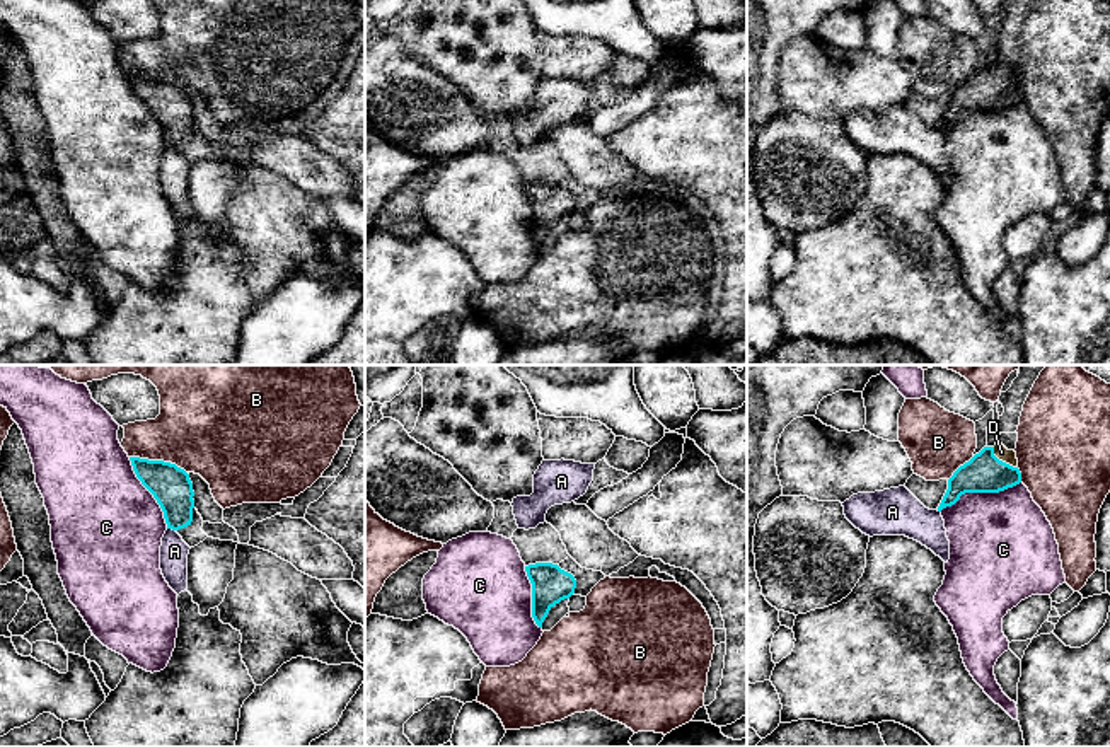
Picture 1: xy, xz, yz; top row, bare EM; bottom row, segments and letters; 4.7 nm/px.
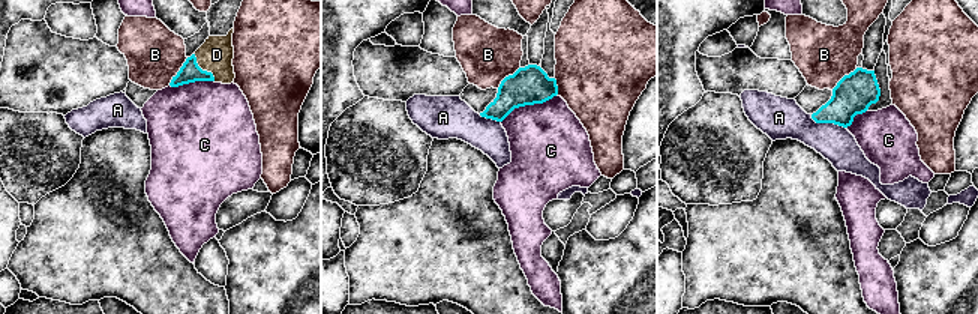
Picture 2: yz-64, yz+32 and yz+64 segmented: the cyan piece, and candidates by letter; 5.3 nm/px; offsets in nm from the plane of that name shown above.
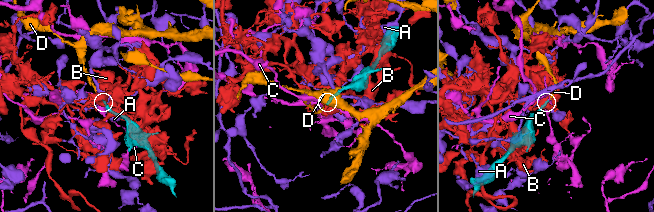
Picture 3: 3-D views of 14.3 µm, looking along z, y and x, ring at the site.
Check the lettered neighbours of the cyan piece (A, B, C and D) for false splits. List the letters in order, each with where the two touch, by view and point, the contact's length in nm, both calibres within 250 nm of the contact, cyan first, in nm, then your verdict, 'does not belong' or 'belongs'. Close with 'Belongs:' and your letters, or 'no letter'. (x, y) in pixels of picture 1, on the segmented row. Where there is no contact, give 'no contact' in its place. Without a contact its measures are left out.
A: xy (171, 527) | 40 nm | 190/130 nm | does not belong
B: xy (159, 461) | 280 nm | 190/420 nm | does not belong
C: yz (979, 492) | 400 nm | 190/460 nm | does not belong
D: yz (1001, 461) | 160 nm | 190/70 nm | belongs
Belongs: D

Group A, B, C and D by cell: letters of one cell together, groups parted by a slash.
A / B / C / D

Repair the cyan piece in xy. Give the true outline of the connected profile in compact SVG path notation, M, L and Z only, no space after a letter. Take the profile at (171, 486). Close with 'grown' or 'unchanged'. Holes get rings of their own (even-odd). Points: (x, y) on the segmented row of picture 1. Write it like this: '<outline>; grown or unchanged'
M130 457L142 484L164 512L167 529L179 530L193 522L194 491L189 474L176 464Z; unchanged

